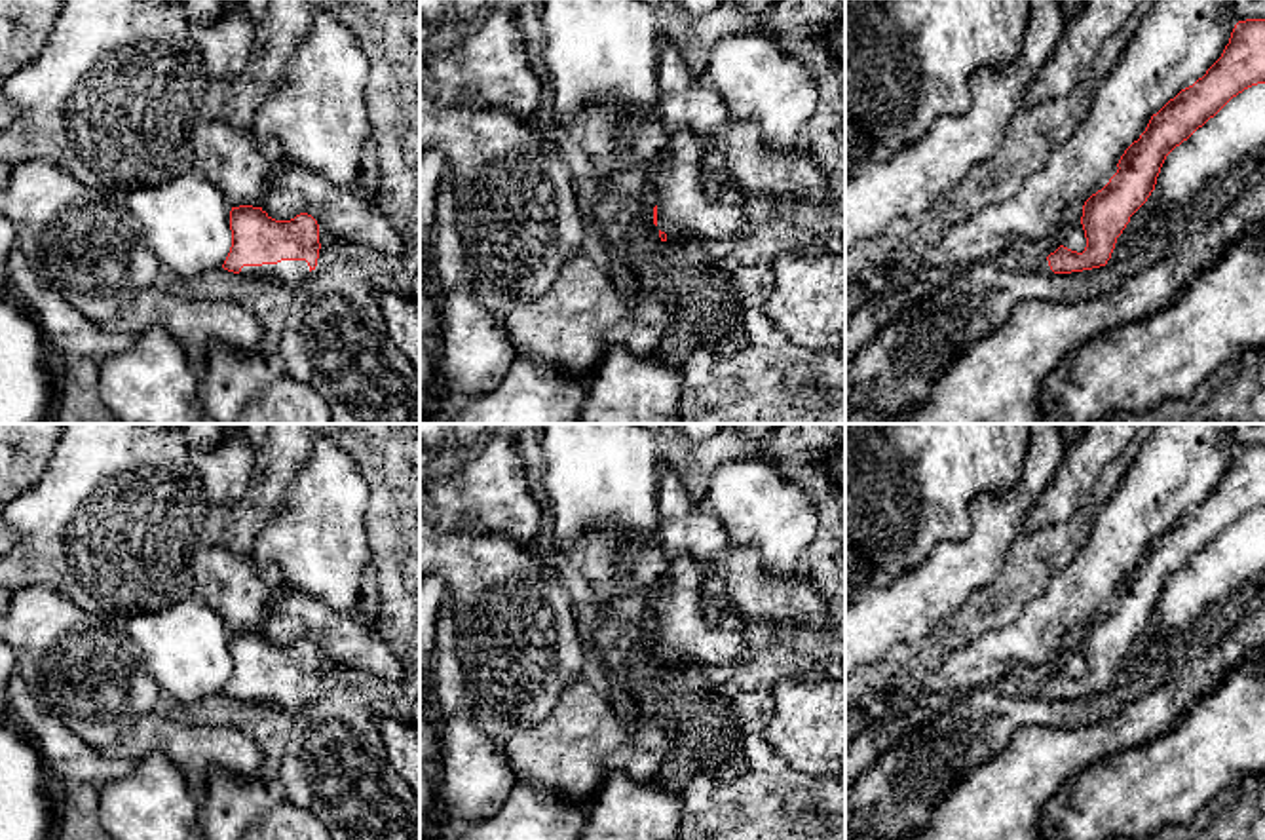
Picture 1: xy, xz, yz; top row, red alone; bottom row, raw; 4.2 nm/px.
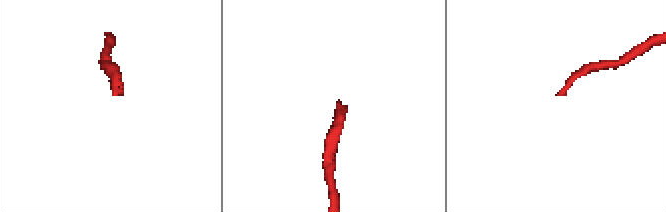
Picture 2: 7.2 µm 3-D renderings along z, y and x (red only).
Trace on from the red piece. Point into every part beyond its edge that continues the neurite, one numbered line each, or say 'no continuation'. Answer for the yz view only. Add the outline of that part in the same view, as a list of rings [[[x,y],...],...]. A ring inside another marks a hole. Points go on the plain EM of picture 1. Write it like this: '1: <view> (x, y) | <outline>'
1: yz (1022, 690) | [[[1018,684],[1010,688],[1010,694],[1018,697],[1043,697],[1043,699],[1052,697],[1047,684]]]

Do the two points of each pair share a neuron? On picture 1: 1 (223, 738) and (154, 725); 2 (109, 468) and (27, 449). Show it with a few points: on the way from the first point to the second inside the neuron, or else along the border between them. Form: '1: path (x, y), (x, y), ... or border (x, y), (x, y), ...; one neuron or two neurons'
1: path (206, 738), (171, 738); one neuron
2: border (57, 443), (46, 470), (25, 491); two neurons

